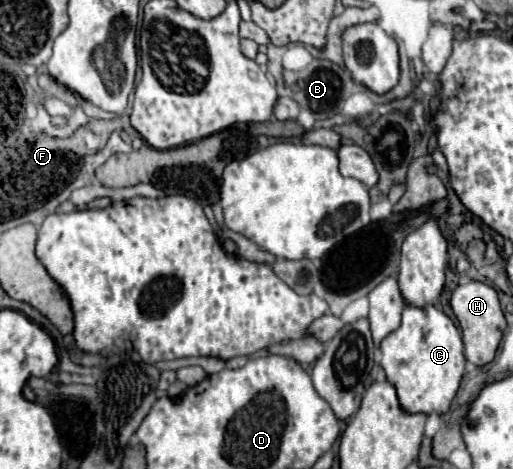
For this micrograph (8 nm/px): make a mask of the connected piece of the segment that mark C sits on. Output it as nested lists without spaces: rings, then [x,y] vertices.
[[[410,306],[402,312],[402,324],[390,332],[380,344],[380,366],[388,382],[396,386],[400,406],[408,412],[444,414],[460,388],[460,378],[466,366],[462,354],[462,336],[456,324],[436,306]]]

